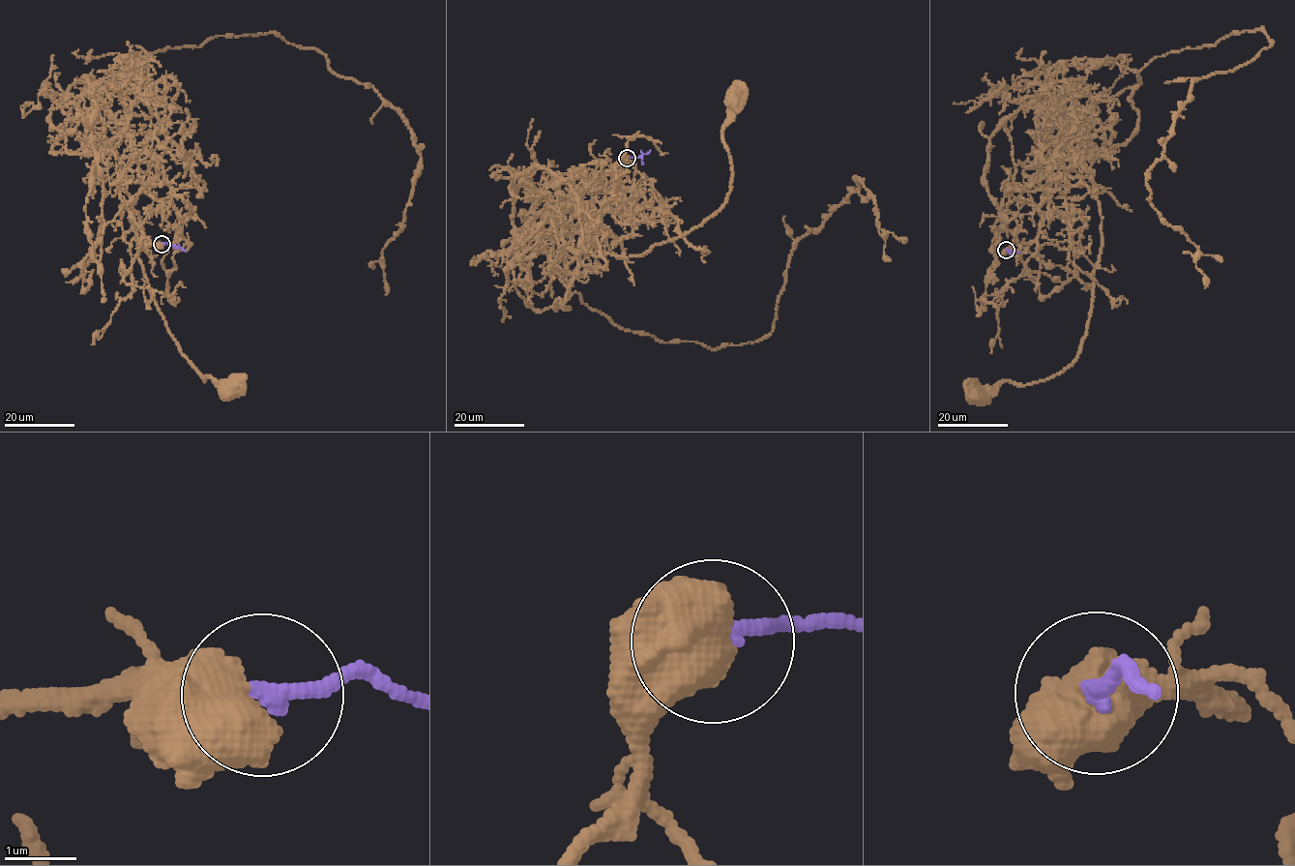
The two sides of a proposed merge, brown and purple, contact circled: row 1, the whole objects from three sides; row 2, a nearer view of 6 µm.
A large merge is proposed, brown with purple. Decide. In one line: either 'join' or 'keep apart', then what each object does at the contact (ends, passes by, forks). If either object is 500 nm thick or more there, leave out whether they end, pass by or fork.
join

